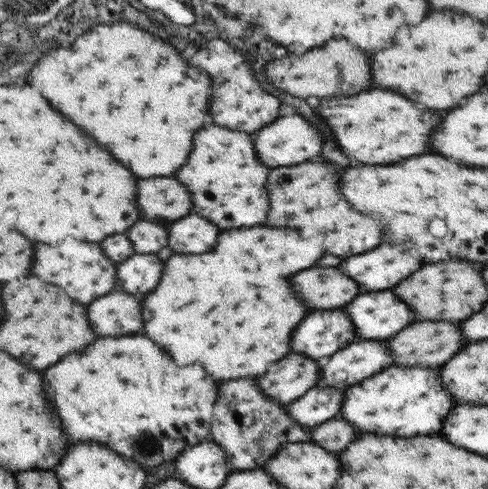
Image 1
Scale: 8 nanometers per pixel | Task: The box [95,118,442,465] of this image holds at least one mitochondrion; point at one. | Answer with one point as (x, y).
(142, 444)

